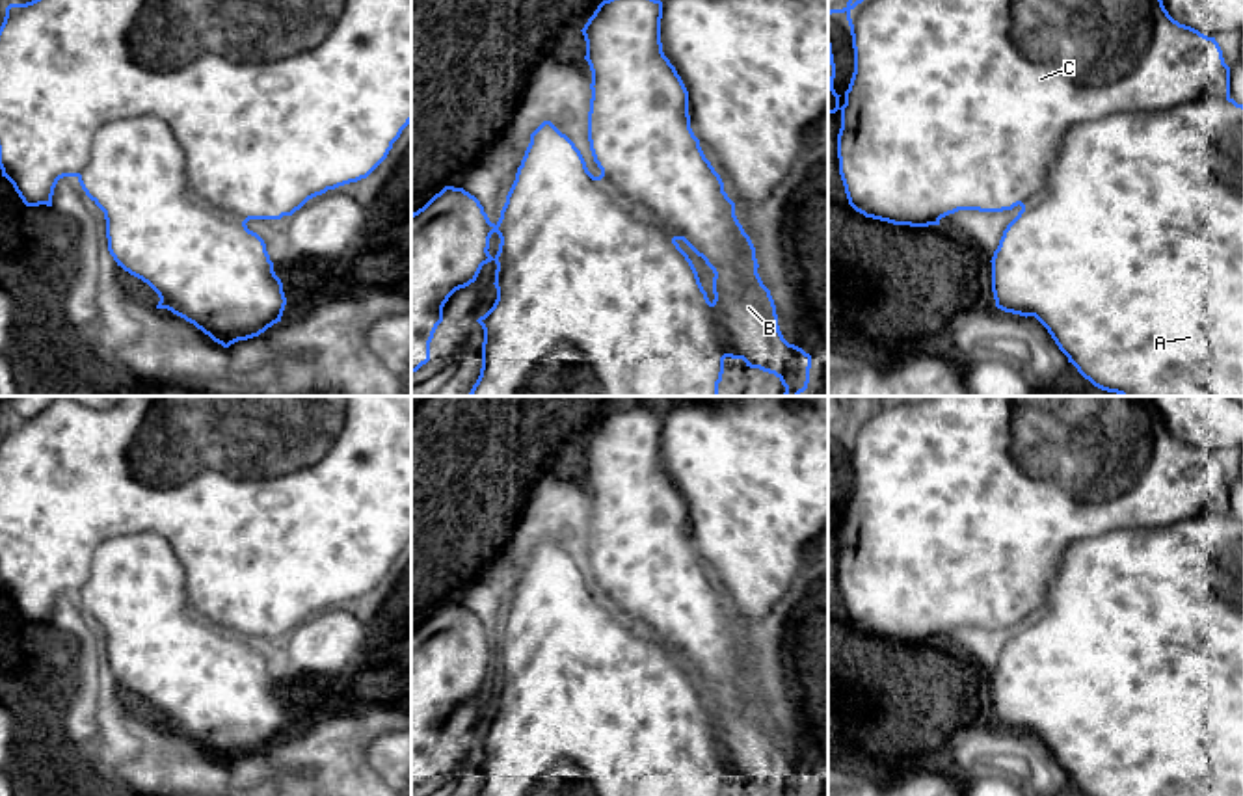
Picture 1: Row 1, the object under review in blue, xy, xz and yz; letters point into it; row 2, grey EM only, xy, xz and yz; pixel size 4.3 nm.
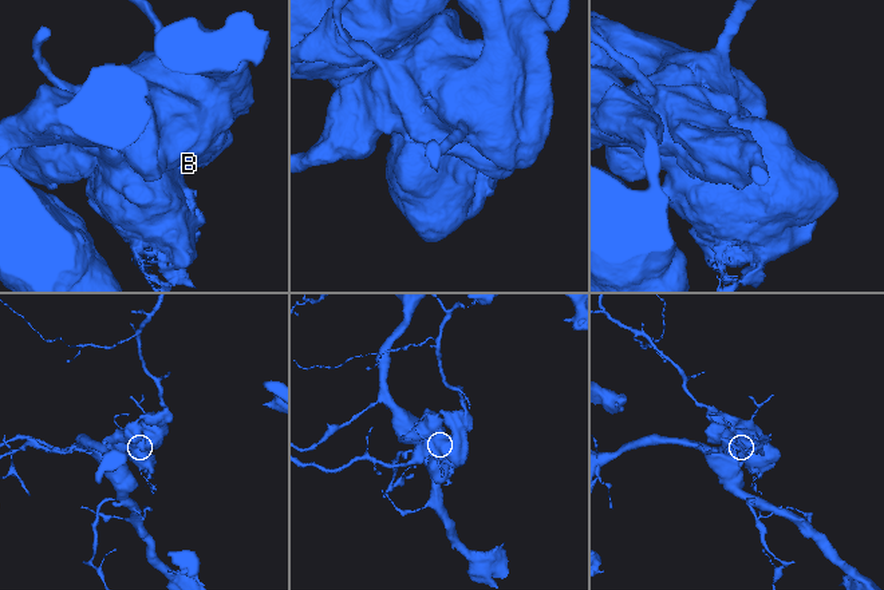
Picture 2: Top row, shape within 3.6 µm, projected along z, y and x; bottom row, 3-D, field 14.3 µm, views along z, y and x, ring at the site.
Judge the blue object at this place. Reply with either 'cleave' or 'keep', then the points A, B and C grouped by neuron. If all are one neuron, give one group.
cleave | A / B C

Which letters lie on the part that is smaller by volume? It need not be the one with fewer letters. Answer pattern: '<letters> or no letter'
B, C

